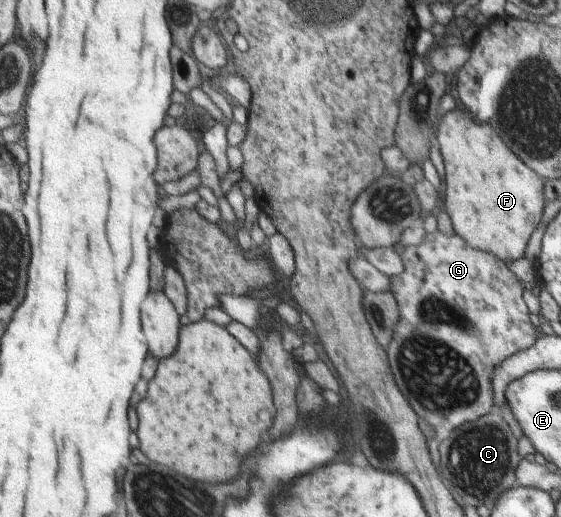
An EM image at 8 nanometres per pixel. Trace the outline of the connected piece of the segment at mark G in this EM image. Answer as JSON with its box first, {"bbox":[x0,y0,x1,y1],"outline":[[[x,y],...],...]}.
{"bbox":[385,229,543,439],"outline":[[[435,229],[426,232],[419,245],[405,246],[400,258],[403,271],[389,277],[389,291],[397,304],[397,321],[385,346],[388,363],[409,408],[417,409],[417,417],[431,430],[439,431],[439,439],[443,439],[451,429],[498,412],[493,398],[495,370],[509,356],[531,347],[543,334],[538,332],[539,324],[535,315],[529,313],[529,305],[525,305],[525,283],[493,253],[485,253],[457,235],[447,237]]]}

